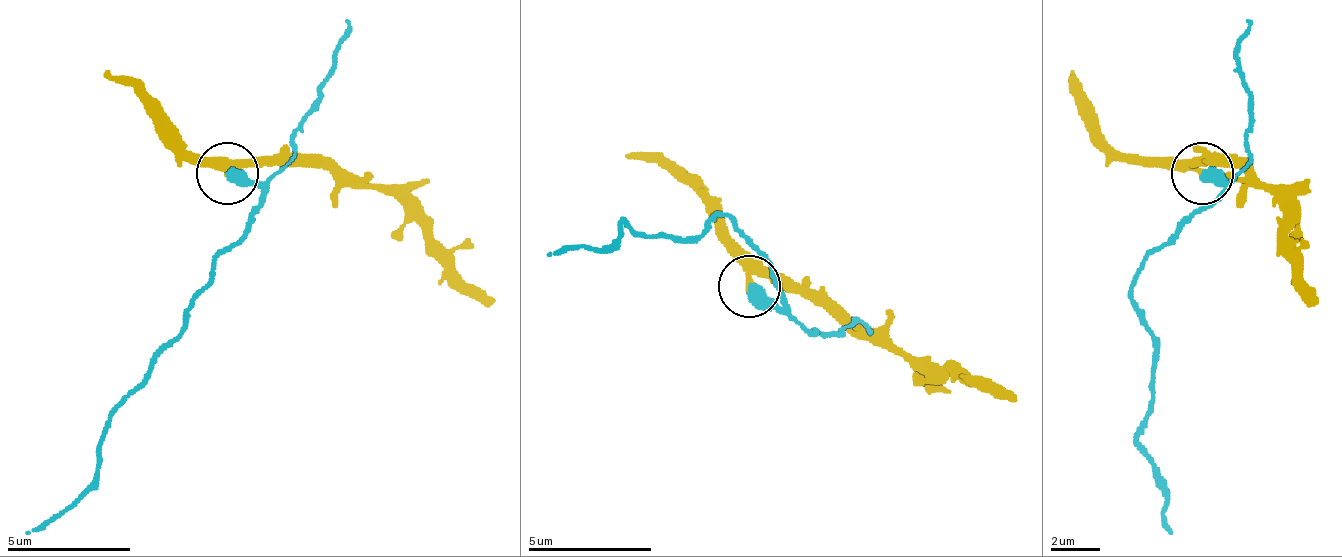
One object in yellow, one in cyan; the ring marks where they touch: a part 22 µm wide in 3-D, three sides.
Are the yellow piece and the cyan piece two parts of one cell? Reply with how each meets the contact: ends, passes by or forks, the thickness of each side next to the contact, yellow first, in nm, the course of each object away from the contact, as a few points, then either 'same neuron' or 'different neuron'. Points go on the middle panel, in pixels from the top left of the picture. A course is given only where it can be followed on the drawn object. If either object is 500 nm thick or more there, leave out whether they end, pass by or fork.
260/550 nm | yellow via (747, 284), (791, 278), (822, 290), (859, 328), (890, 340), (934, 365), (958, 365), (1014, 402) | cyan via (747, 284), (778, 309), (778, 272), (729, 216), (698, 235), (636, 235), (623, 222), (611, 241), (549, 253) | different neuron

